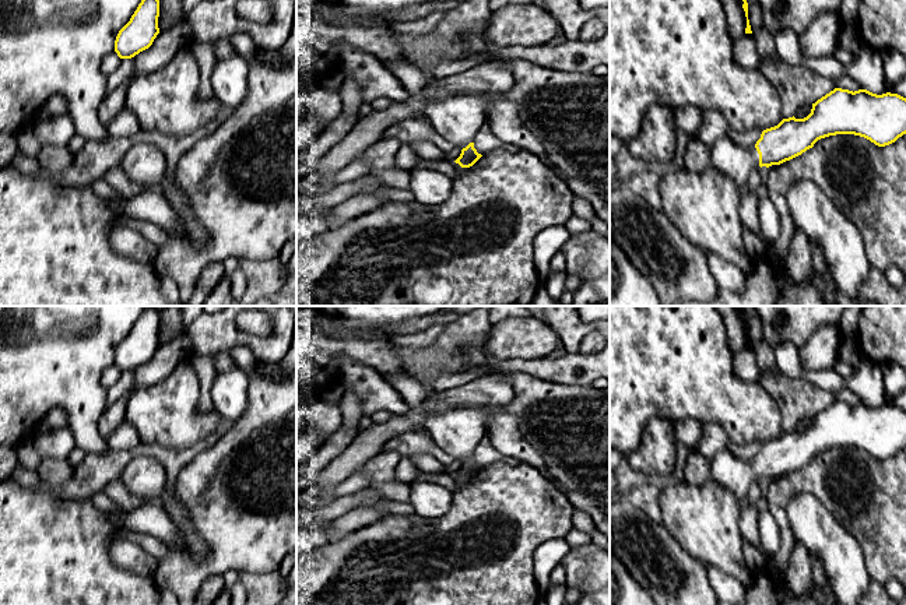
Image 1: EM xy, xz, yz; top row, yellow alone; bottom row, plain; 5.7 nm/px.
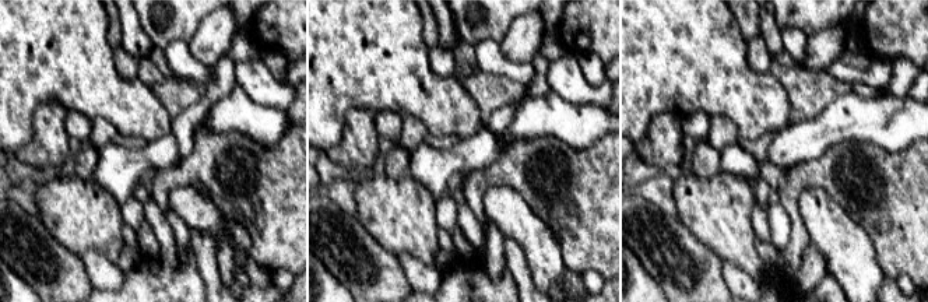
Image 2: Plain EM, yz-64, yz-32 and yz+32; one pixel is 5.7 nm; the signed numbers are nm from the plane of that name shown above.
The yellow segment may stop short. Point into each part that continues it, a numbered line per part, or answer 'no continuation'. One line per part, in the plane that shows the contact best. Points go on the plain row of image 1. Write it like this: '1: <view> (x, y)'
1: yz (737, 475)

